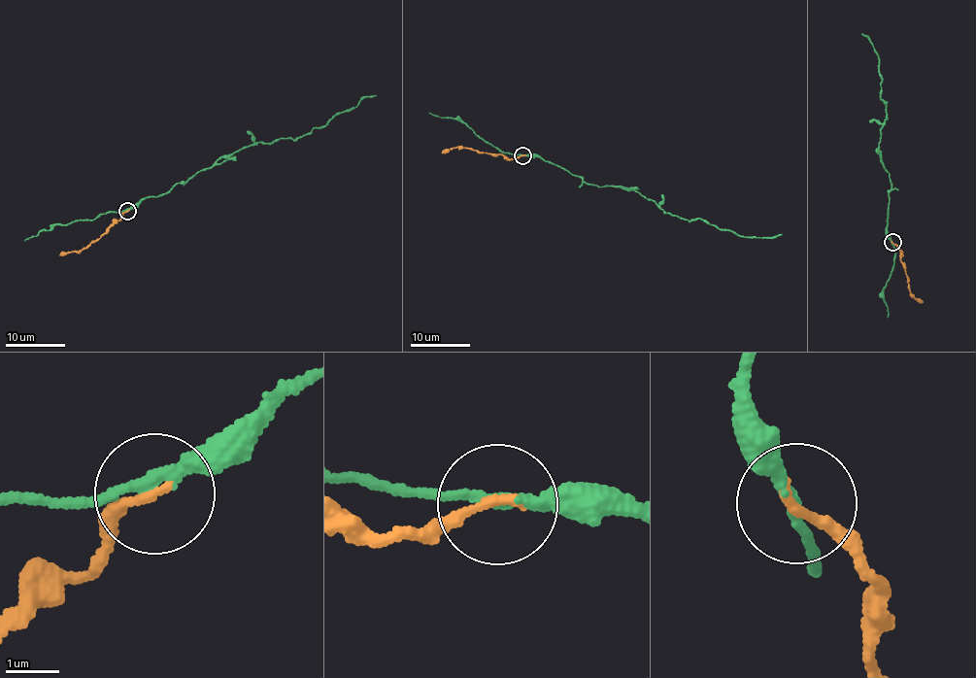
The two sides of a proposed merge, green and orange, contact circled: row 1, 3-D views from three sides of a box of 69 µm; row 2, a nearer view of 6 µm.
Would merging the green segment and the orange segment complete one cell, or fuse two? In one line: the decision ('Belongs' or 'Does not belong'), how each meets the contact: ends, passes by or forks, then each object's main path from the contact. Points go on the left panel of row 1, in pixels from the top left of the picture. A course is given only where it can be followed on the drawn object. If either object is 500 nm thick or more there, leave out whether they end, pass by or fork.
Does not belong. At the ring green passes by. At the ring orange ends. Course of green: (127, 211), (222, 157), (258, 142), (303, 136), (354, 108), (364, 98), (375, 96). Course of orange: (127, 211), (122, 212), (85, 248), (59, 254)

